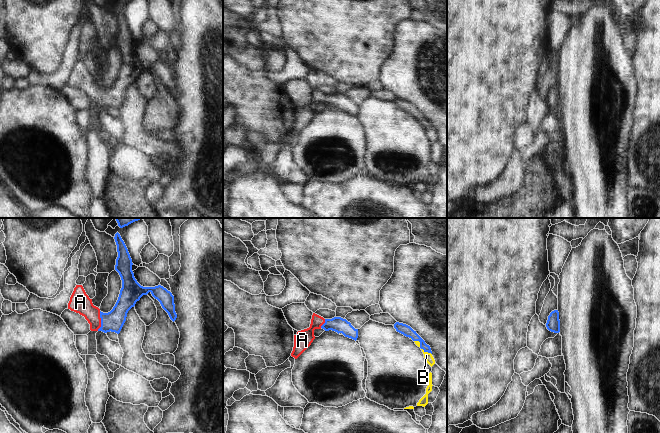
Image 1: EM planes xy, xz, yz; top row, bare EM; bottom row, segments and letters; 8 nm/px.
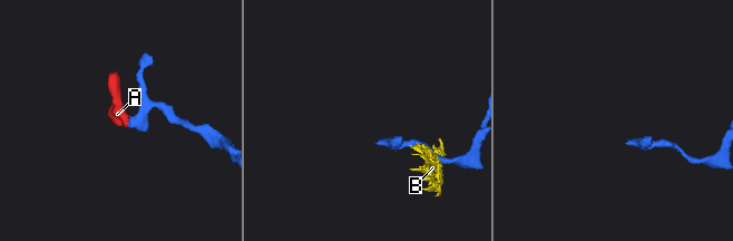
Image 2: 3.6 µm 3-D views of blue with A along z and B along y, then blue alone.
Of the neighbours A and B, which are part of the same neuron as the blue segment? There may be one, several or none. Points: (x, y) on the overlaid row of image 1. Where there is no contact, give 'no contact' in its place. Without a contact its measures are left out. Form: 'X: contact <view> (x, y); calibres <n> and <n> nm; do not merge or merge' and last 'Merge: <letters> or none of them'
A: contact xy (101, 321); calibres 170 and 160 nm; merge
B: contact xz (426, 351); calibres 90 and 70 nm; do not merge
Merge: A

